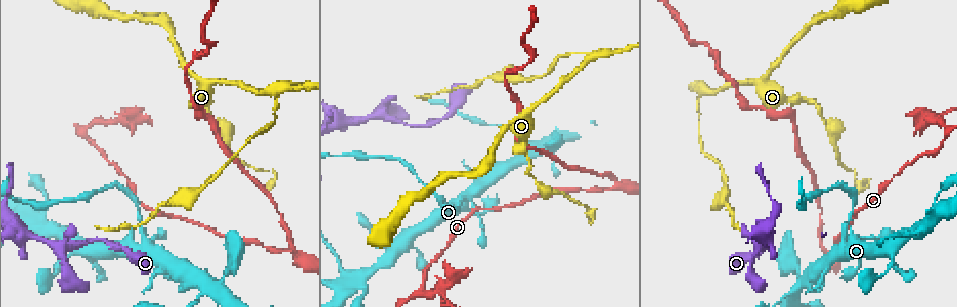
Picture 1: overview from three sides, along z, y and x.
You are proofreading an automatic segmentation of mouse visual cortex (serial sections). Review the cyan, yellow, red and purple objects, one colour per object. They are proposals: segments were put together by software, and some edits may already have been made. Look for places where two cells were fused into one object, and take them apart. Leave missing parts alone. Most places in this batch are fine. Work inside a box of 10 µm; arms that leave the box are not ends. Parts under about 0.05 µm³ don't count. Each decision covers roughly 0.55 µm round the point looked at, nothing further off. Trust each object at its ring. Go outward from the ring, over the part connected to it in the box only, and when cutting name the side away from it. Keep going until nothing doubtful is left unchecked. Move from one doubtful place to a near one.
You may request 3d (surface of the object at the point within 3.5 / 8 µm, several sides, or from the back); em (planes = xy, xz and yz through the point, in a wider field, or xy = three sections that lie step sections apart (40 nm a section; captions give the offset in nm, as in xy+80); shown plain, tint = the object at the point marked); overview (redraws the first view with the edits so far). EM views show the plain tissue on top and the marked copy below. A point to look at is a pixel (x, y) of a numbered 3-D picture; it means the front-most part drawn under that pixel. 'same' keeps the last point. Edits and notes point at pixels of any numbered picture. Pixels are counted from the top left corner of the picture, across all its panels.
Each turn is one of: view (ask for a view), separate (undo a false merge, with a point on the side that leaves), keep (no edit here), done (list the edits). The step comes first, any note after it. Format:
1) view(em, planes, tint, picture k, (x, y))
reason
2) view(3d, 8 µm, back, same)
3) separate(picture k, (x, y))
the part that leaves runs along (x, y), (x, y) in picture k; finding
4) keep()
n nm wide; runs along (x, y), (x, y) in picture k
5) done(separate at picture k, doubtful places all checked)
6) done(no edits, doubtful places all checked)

view(3d, 8 µm, back, picture 1, (63, 247))
sharp bend

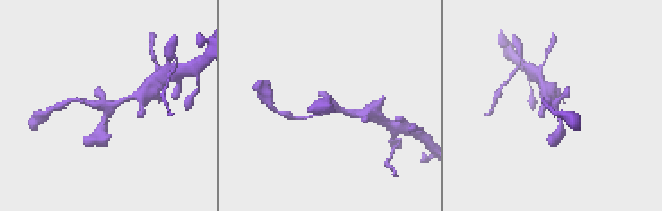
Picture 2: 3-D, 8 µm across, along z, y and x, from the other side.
view(em, xy, step 1, tint, same)
now the EM

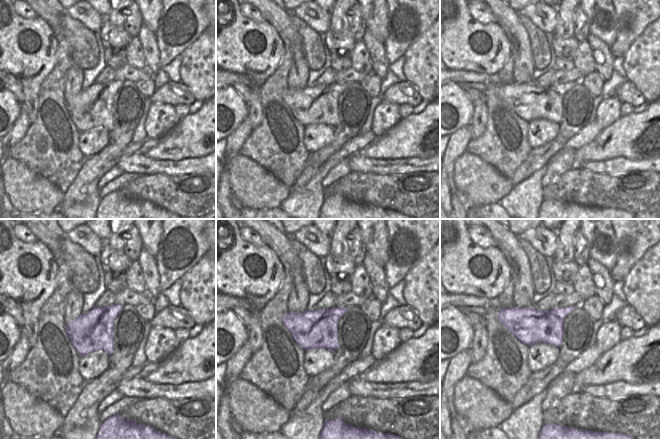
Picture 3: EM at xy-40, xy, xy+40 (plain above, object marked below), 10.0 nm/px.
keep()
runs along (78, 100), (115, 104), (131, 96) in picture 2; one cell here

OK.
view(3d, 8 µm, picture 1, (459, 209))
a narrow waist

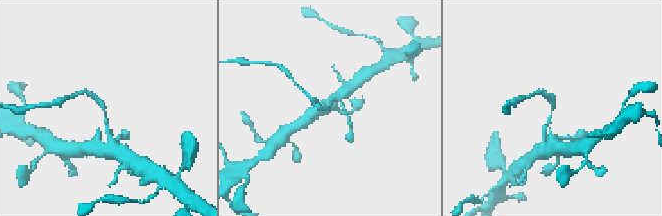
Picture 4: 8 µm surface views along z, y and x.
view(em, xy, step 2, tint, same)

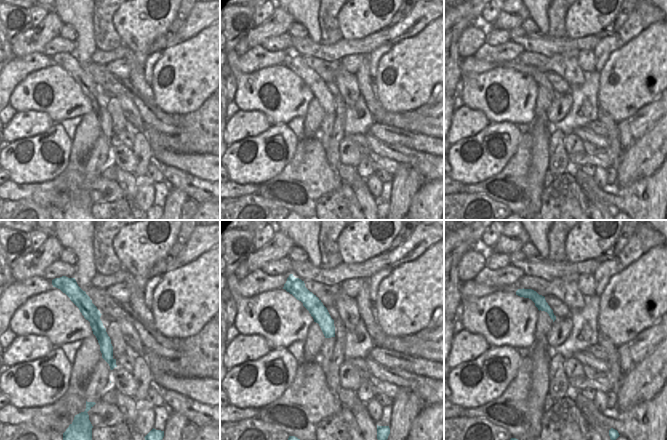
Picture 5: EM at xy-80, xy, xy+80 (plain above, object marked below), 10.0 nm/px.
keep()
arms of 200, 200 nm; runs along (78, 290), (112, 365) in picture 5; one cell here

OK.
view(3d, 3.5 µm, picture 1, (934, 119))
three arms meet

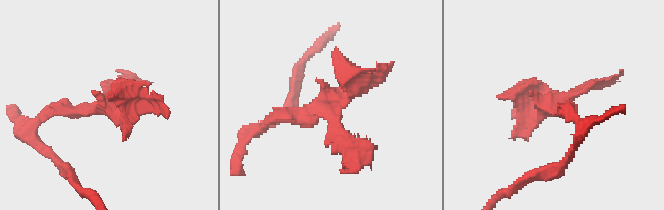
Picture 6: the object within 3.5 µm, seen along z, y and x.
view(em, xy, step 3, tint, picture 6, (555, 109))
3 arms; arms of 150, 200, 250 nm; now the EM

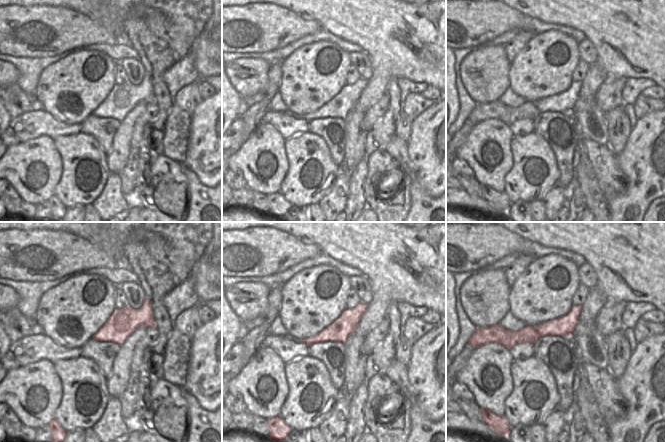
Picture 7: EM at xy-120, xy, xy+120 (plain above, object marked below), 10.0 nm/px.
separate(picture 6, (112, 111))
border along (533, 327), (540, 336) in picture 7; two cells meet here

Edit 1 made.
view(em, xy, step 3, tint, picture 1, (821, 120))
thin neck

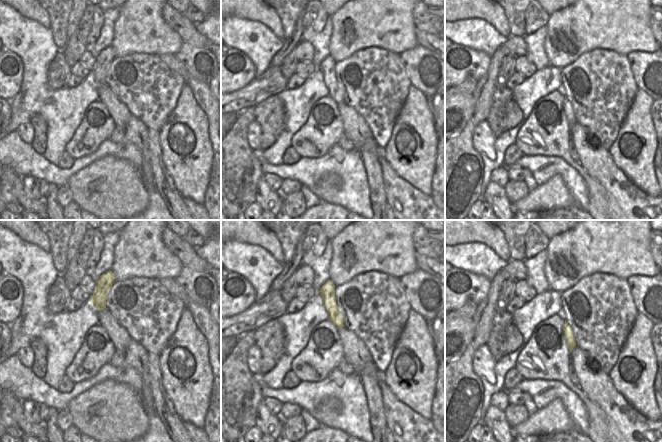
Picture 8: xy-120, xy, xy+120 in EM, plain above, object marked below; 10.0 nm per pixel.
view(3d, 3.5 µm, same)

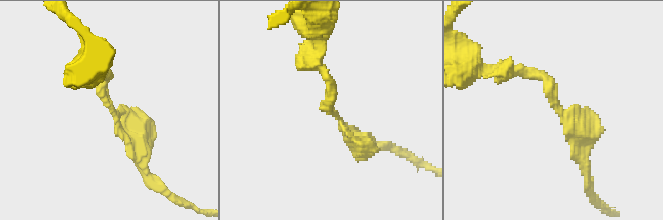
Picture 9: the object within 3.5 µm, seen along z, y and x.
keep()
arms of 200, 200 nm; runs along (329, 283), (329, 303), (340, 324) in picture 8; one cell here

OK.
view(3d, 3.5 µm, back, picture 1, (276, 92))

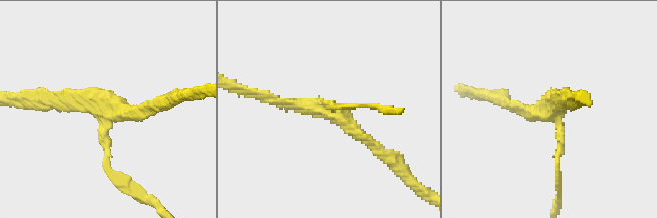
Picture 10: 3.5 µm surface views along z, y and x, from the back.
view(em, xy, step 1, tint, picture 10, (331, 113))
3 arms; arms of 100, 150, 150 nm; need the tissue

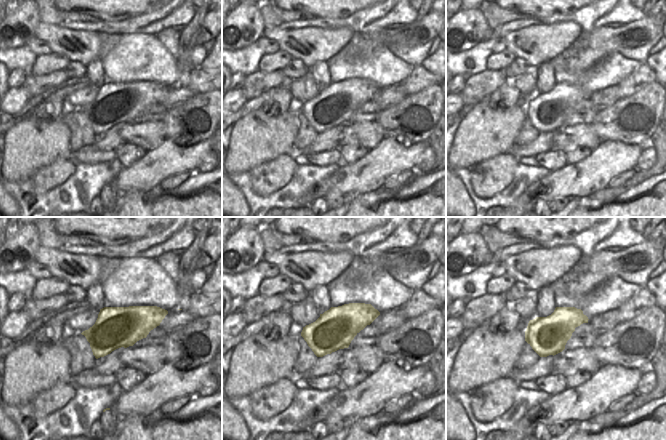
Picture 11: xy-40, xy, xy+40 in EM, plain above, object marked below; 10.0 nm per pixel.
keep()
continuous, no second cell

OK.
view(3d, 3.5 µm, picture 1, (274, 120))
narrows sharply

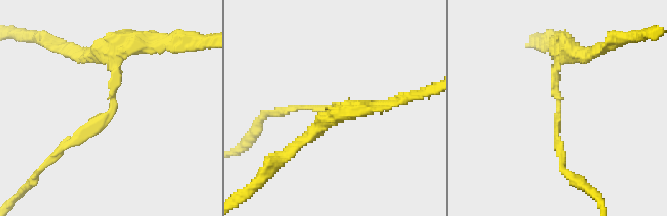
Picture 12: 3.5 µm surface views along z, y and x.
view(em, planes, tint, picture 12, (333, 105))
arms of 100, 150 nm

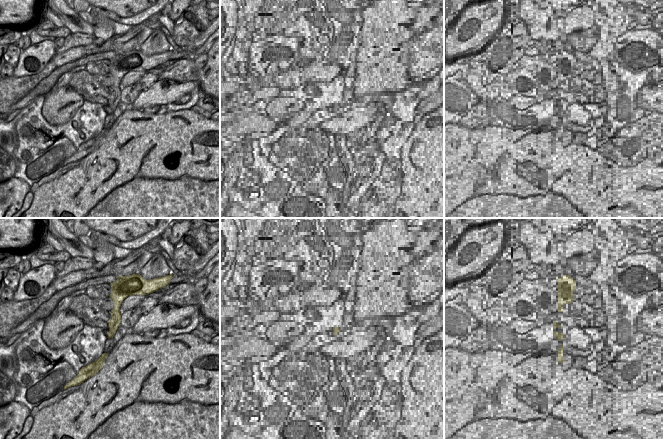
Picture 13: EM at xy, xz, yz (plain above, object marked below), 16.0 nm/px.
keep()
one cell here

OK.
view(3d, 3.5 µm, picture 1, (297, 253))
branch point

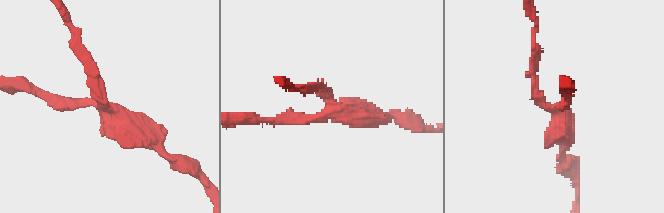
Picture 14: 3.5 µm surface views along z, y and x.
view(em, xy, step 5, tint, picture 14, (109, 108))

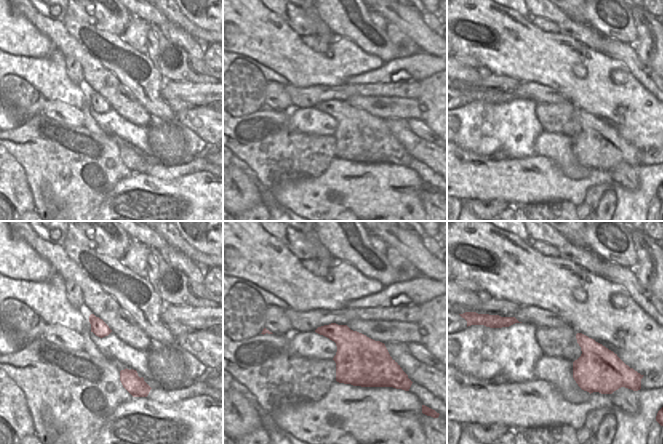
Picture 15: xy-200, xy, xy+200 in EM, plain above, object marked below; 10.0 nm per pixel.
keep()
360 nm wide; runs along (45, 95), (107, 107), (85, 58) in picture 14; one cell here

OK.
done(separate at picture 6, doubtful places all checked)

